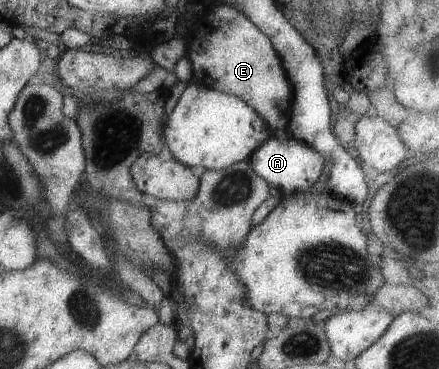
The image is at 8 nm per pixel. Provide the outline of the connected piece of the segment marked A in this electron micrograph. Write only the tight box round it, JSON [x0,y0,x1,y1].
[247,136,325,195]

